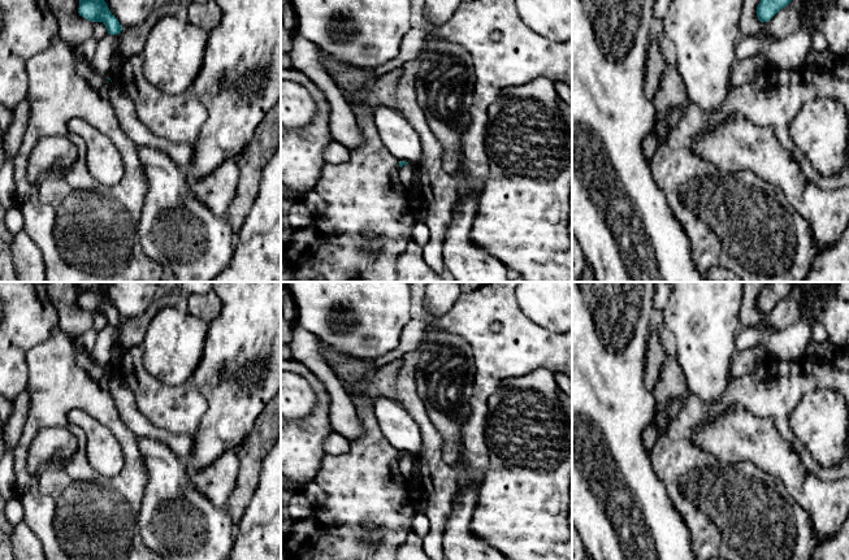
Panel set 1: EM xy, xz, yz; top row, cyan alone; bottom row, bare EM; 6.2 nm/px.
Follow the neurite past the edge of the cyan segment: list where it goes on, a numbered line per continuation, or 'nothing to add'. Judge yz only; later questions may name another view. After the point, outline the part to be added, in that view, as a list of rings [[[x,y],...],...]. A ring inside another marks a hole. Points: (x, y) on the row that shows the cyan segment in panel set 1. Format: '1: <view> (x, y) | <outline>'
nothing to add

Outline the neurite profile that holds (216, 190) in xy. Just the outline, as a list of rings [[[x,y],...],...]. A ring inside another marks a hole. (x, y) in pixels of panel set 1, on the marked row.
[[[226,160],[212,173],[191,182],[191,191],[213,213],[224,217],[238,187],[241,168],[237,160]]]

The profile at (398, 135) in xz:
[[[381,104],[371,109],[378,135],[387,151],[398,160],[417,165],[423,156],[419,134],[394,108]]]

